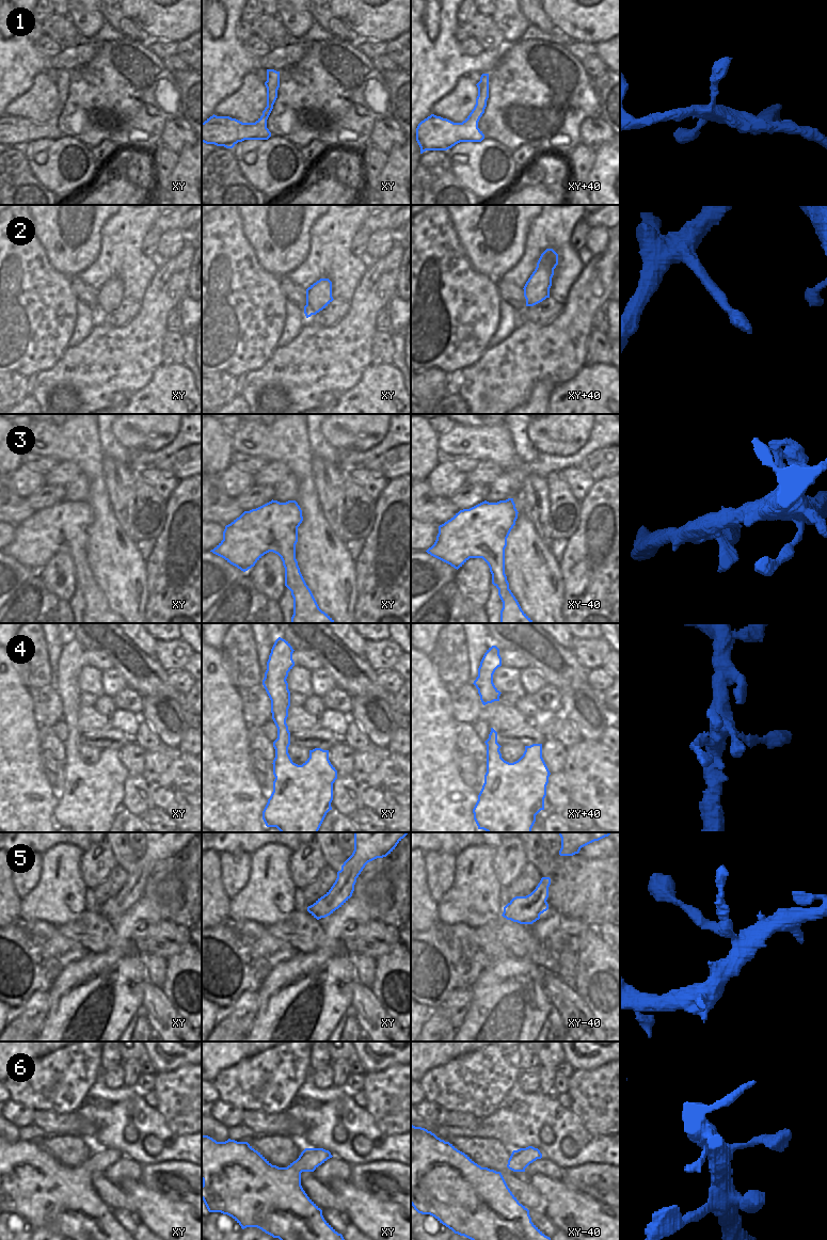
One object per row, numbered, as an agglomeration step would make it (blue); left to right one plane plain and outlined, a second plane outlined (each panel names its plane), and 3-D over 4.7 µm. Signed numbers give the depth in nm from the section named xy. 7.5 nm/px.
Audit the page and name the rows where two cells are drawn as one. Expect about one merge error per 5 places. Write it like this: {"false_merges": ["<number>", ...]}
{"false_merges": []}

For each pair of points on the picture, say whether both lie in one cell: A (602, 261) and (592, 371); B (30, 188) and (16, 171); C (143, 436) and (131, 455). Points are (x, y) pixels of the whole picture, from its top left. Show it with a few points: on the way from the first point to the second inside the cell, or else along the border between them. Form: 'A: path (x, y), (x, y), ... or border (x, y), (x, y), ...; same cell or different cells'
A: border (584, 364), (572, 377); different cells
B: path (26, 184), (17, 175); same cell
C: border (113, 435), (126, 448), (160, 449); different cells

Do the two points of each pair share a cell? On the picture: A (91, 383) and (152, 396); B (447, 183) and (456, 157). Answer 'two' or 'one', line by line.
A: two
B: two

